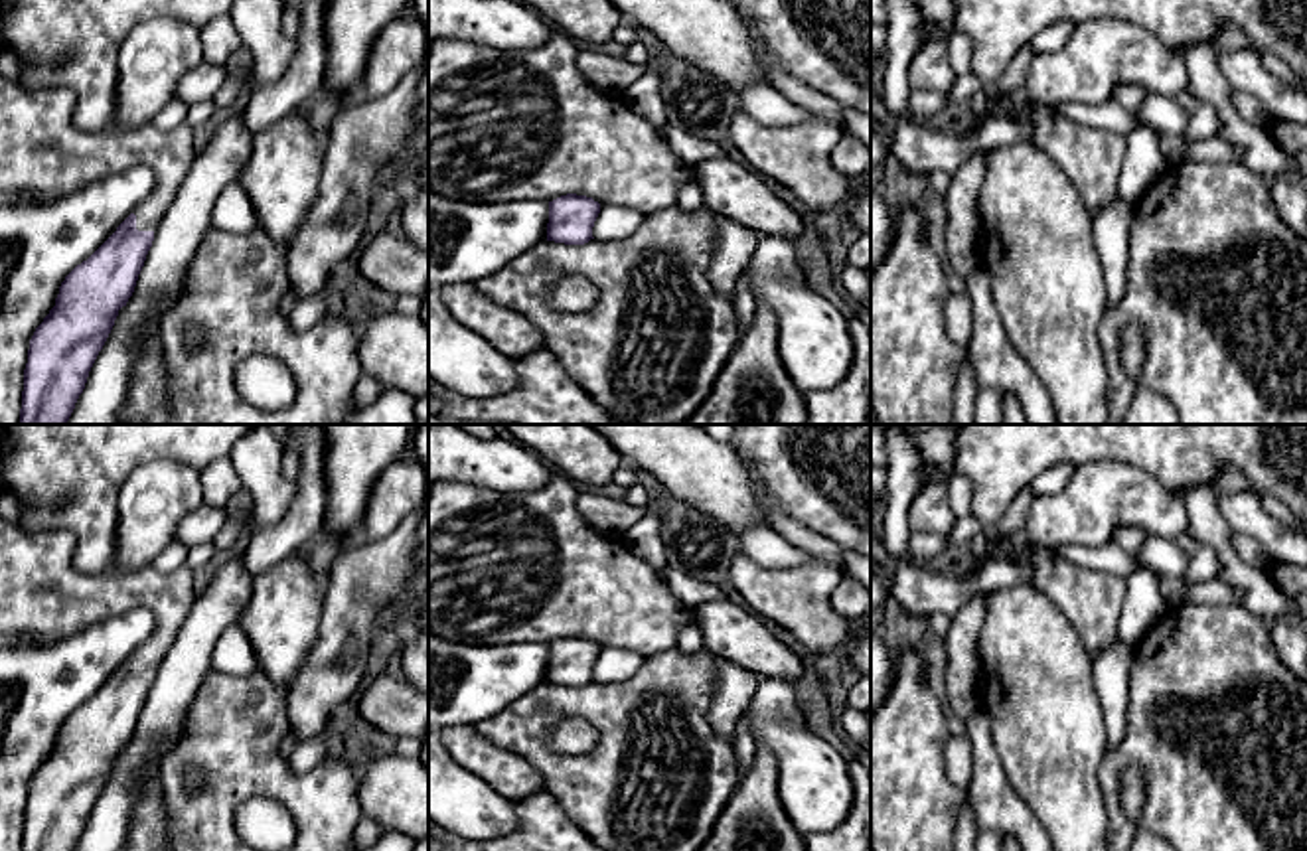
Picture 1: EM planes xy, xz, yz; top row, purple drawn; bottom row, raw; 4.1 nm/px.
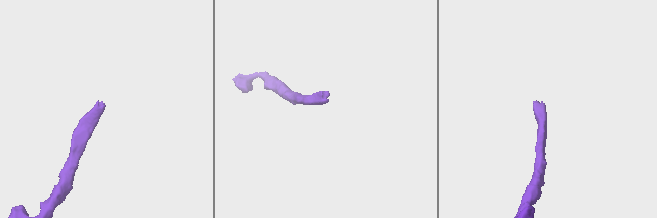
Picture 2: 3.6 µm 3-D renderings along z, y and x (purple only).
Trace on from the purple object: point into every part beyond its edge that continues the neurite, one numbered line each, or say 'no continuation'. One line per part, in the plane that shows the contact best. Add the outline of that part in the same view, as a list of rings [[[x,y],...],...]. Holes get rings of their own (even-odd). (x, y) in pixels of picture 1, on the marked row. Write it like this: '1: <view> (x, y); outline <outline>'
1: xy (42, 154); outline [[[0,75],[0,207],[18,201],[47,201],[132,164],[144,164],[154,172],[156,186],[134,209],[136,229],[156,231],[197,154],[193,128],[180,124],[160,130],[146,122],[128,130],[81,132],[71,124],[71,107],[69,89],[28,91],[18,81]]]

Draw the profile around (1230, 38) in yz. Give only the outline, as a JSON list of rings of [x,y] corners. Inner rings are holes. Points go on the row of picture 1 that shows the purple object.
[[[1226,24],[1218,30],[1216,38],[1212,39],[1212,49],[1218,55],[1222,55],[1226,51],[1250,49],[1250,43],[1238,26]]]

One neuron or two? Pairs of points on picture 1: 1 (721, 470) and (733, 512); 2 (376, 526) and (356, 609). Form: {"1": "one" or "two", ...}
{"1": "one", "2": "two"}

